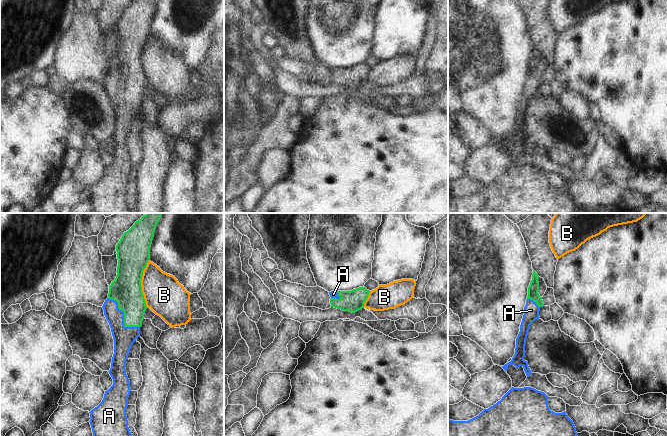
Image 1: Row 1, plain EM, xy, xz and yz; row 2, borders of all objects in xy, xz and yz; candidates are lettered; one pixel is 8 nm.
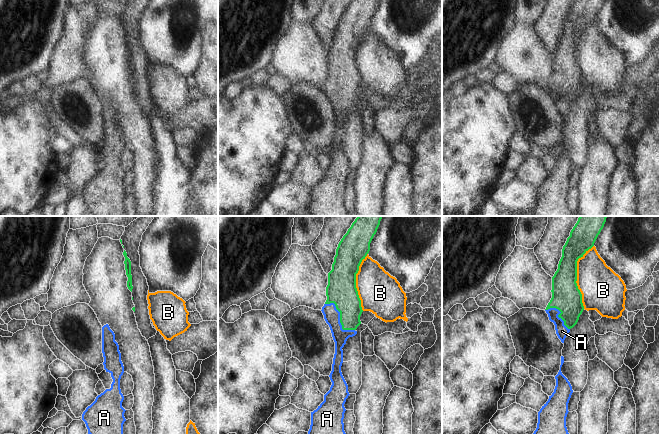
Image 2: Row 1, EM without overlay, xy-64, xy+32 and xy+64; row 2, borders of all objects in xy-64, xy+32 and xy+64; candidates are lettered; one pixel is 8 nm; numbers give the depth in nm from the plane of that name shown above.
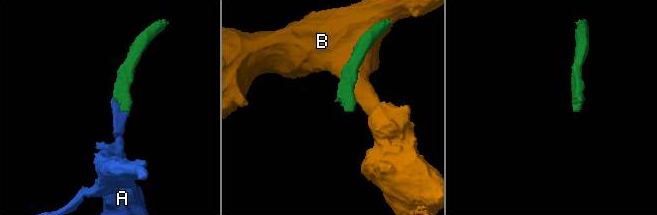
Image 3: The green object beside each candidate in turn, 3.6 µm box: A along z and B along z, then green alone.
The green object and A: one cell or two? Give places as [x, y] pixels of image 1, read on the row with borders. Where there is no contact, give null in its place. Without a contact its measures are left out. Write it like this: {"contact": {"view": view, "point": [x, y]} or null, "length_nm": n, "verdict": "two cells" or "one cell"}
{"contact": {"view": "xy", "point": [124, 317]}, "length_nm": 360, "verdict": "one cell"}

